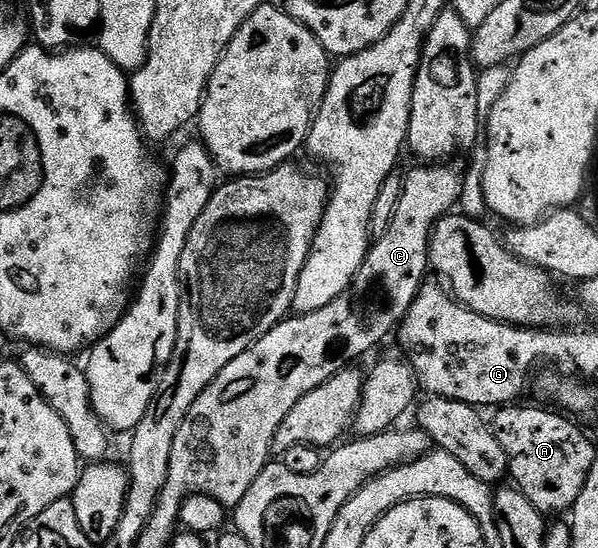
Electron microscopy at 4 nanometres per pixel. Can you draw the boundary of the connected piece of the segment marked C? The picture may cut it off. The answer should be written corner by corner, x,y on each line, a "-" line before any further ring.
433,162
404,173
399,206
395,206
395,218
391,218
391,226
387,226
385,233
372,241
361,269
357,271
349,288
319,310
290,315
267,334
263,334
263,338
259,338
250,348
243,350
235,362
223,366
215,382
211,382
207,390
199,394
183,426
179,426
179,434
175,434
169,482
164,490
166,497
170,496
174,502
180,501
183,496
181,488
189,488
185,490
190,493
202,492
218,498
233,496
234,501
241,500
243,494
251,490
251,482
255,482
266,464
270,463
275,430
279,430
283,418
291,414
295,402
311,394
311,390
323,386
337,372
350,367
360,356
367,355
392,332
394,335
395,329
415,302
417,291
426,283
425,272
430,271
429,238
433,228
456,209
453,207
461,196
461,172
453,166
449,162

